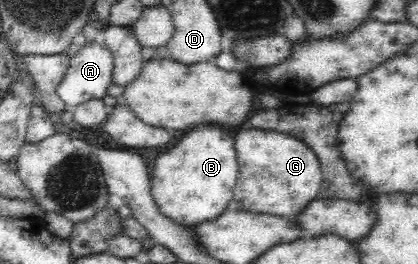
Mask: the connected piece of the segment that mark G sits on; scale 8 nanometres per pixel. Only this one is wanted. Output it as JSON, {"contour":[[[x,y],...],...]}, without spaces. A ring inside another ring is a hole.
{"contour":[[[242,129],[234,139],[240,167],[233,191],[234,205],[244,211],[294,219],[310,201],[318,198],[323,181],[321,165],[314,151],[302,140],[262,129]]]}

